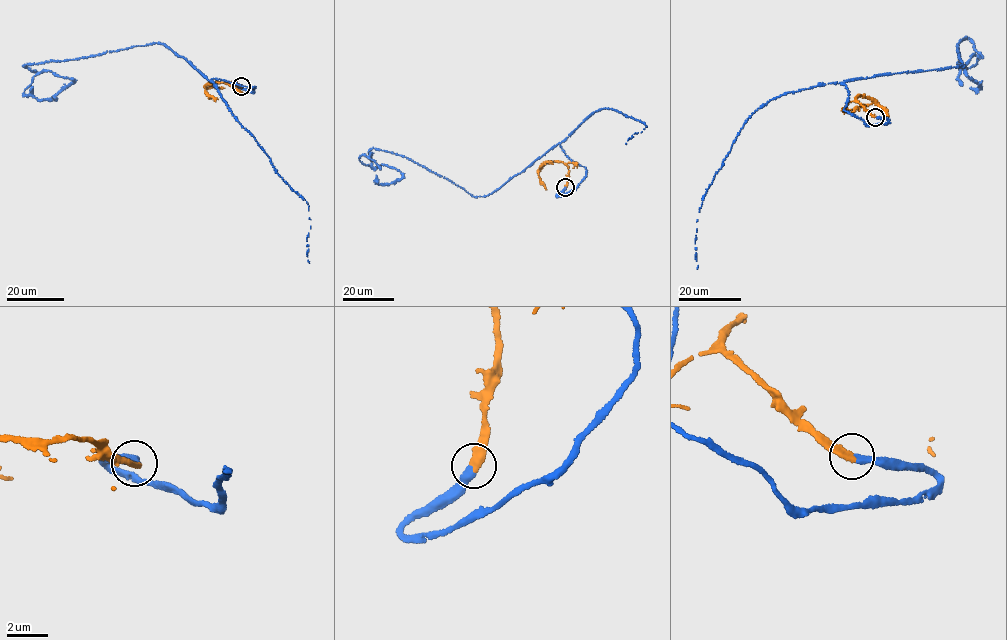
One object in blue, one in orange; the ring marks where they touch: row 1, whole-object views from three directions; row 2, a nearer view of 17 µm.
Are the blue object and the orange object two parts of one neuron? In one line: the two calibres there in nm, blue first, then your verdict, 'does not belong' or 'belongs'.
320/400 nm | belongs

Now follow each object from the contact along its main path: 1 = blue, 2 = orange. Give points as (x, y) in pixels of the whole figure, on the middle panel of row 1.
1: (565, 187), (557, 196), (586, 169), (558, 143), (486, 196), (373, 148), (372, 167), (402, 176), (376, 175)
2: (565, 187), (569, 171), (566, 165), (549, 161), (539, 167), (551, 162)

